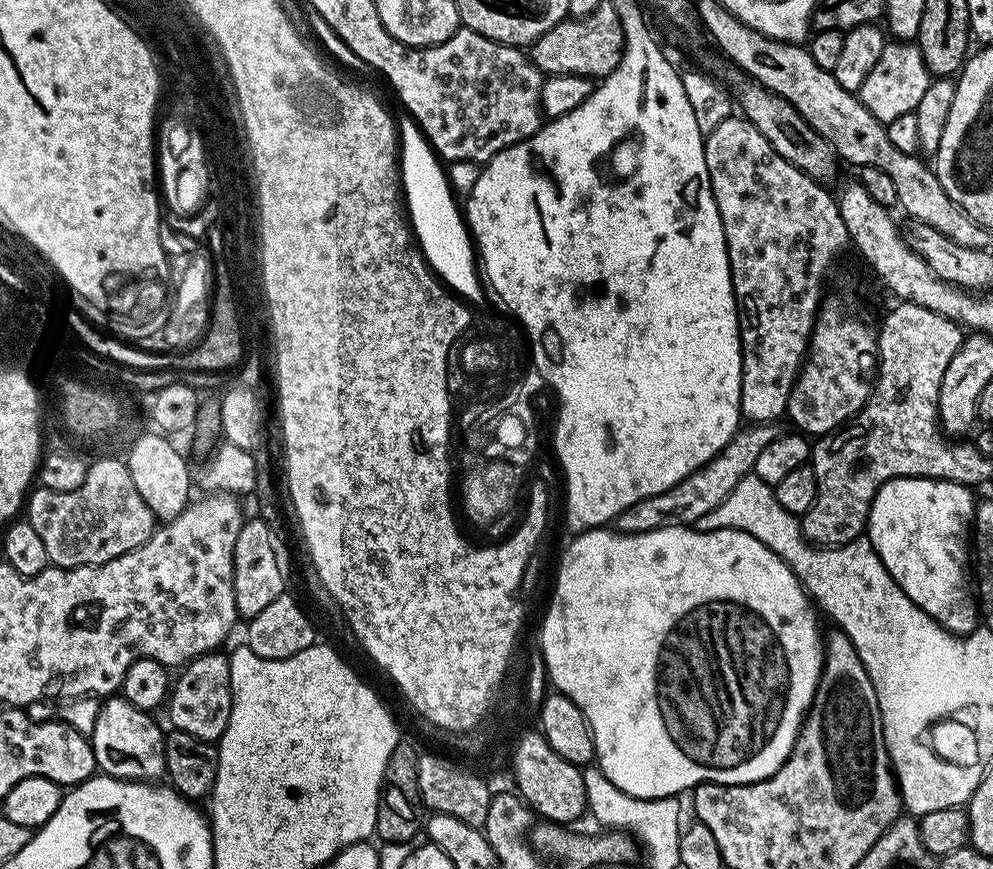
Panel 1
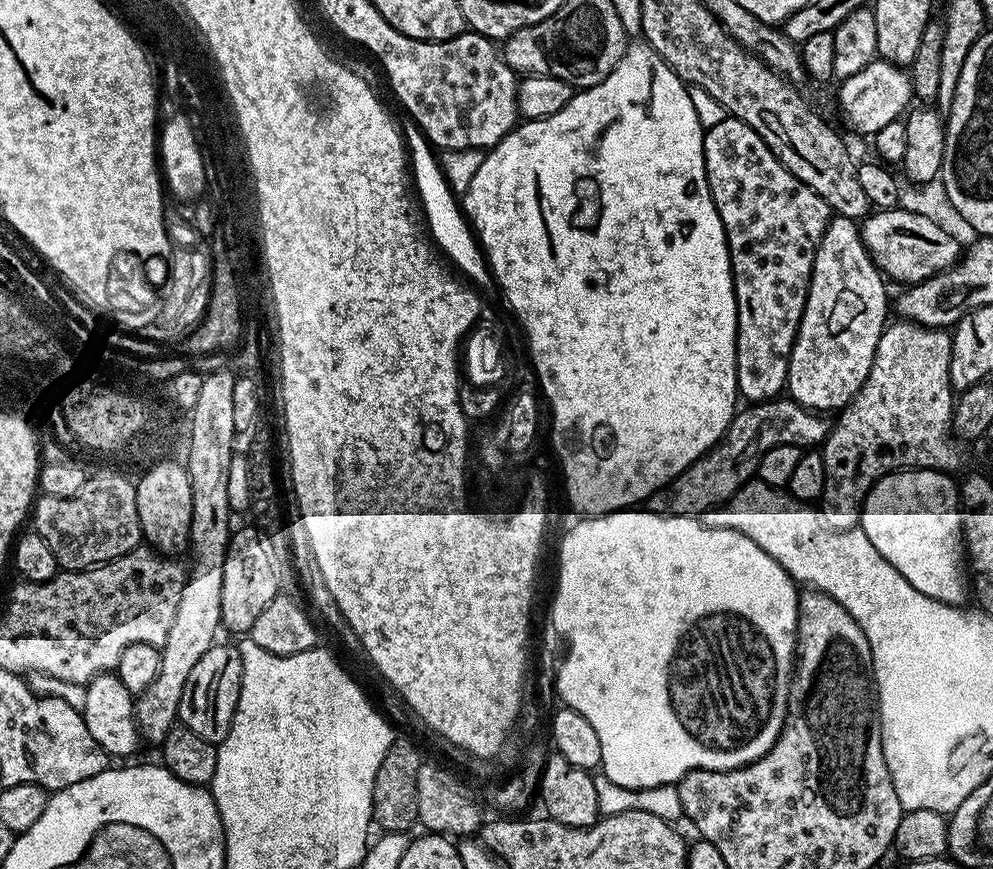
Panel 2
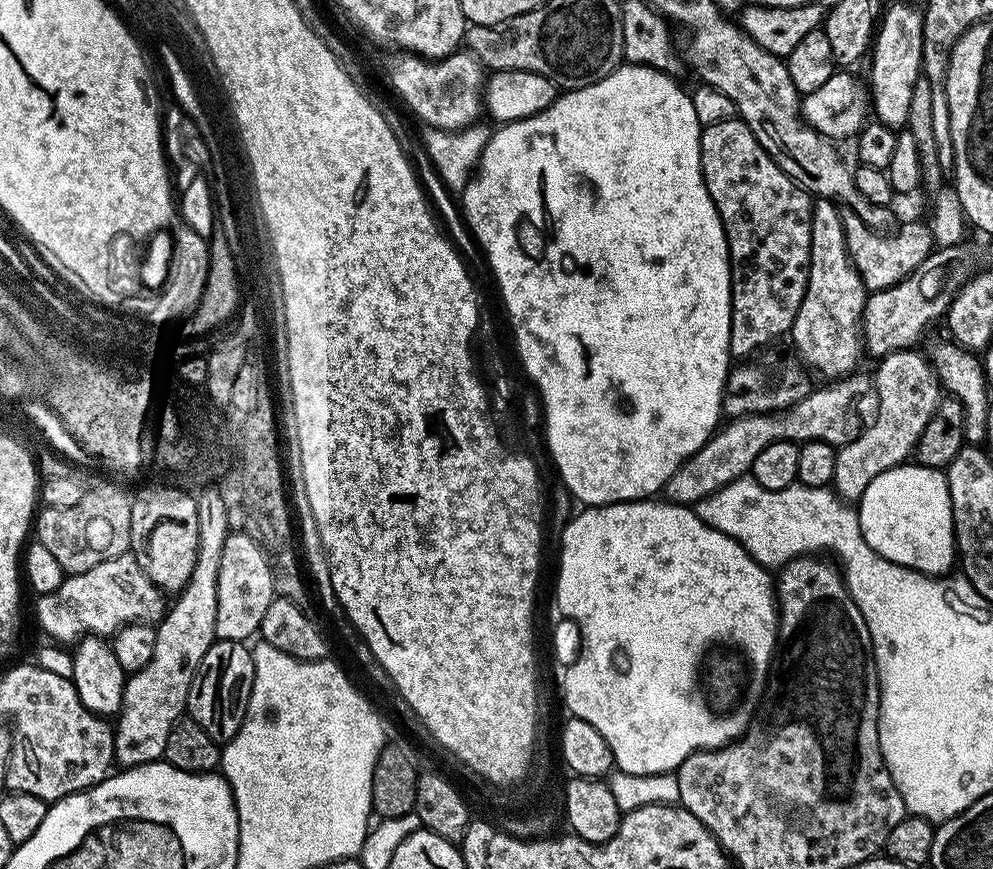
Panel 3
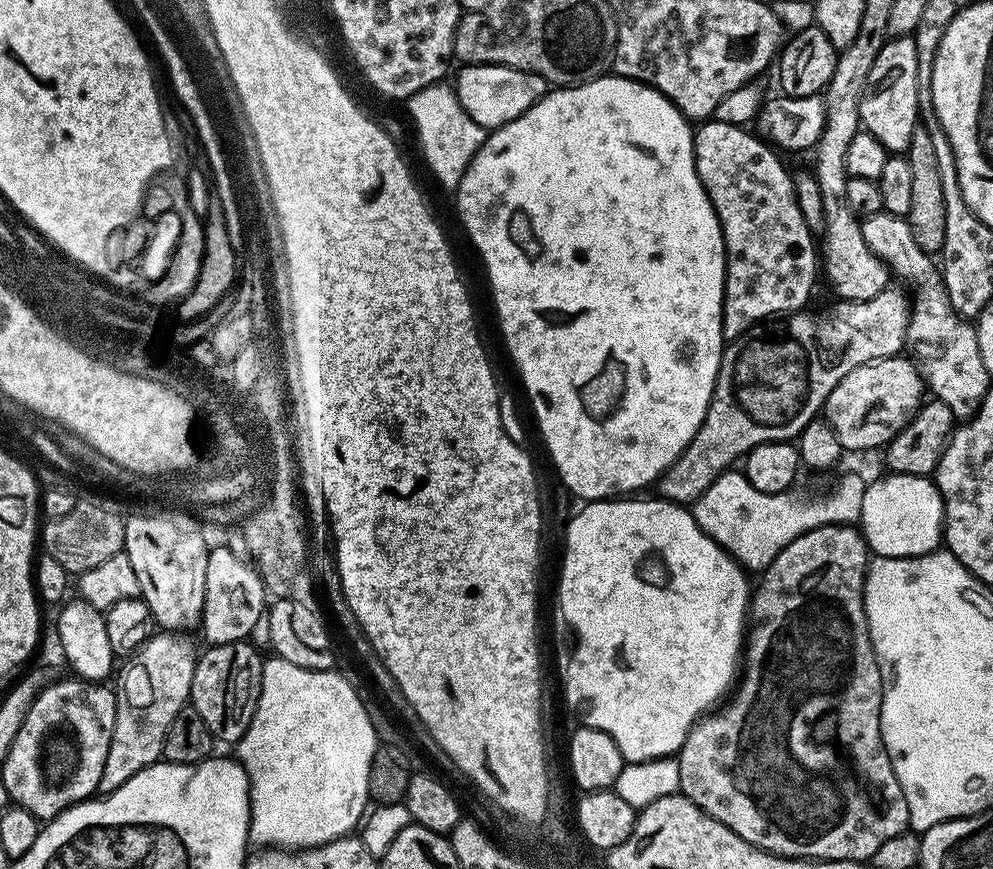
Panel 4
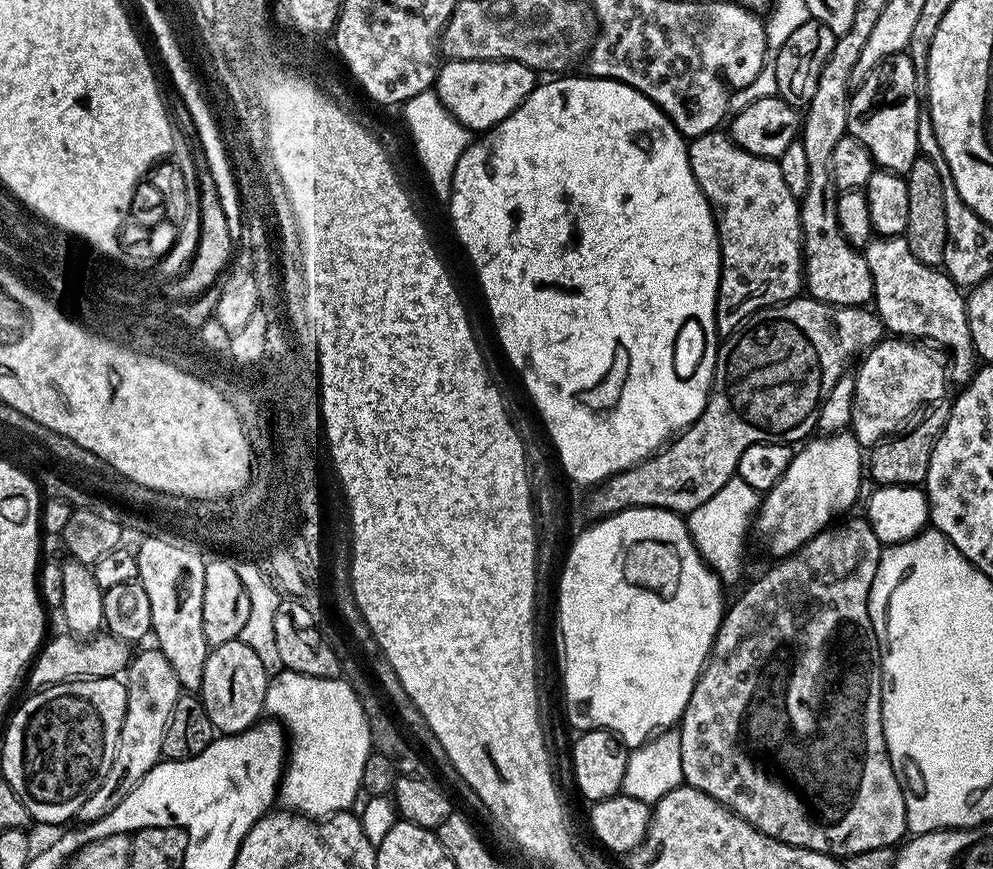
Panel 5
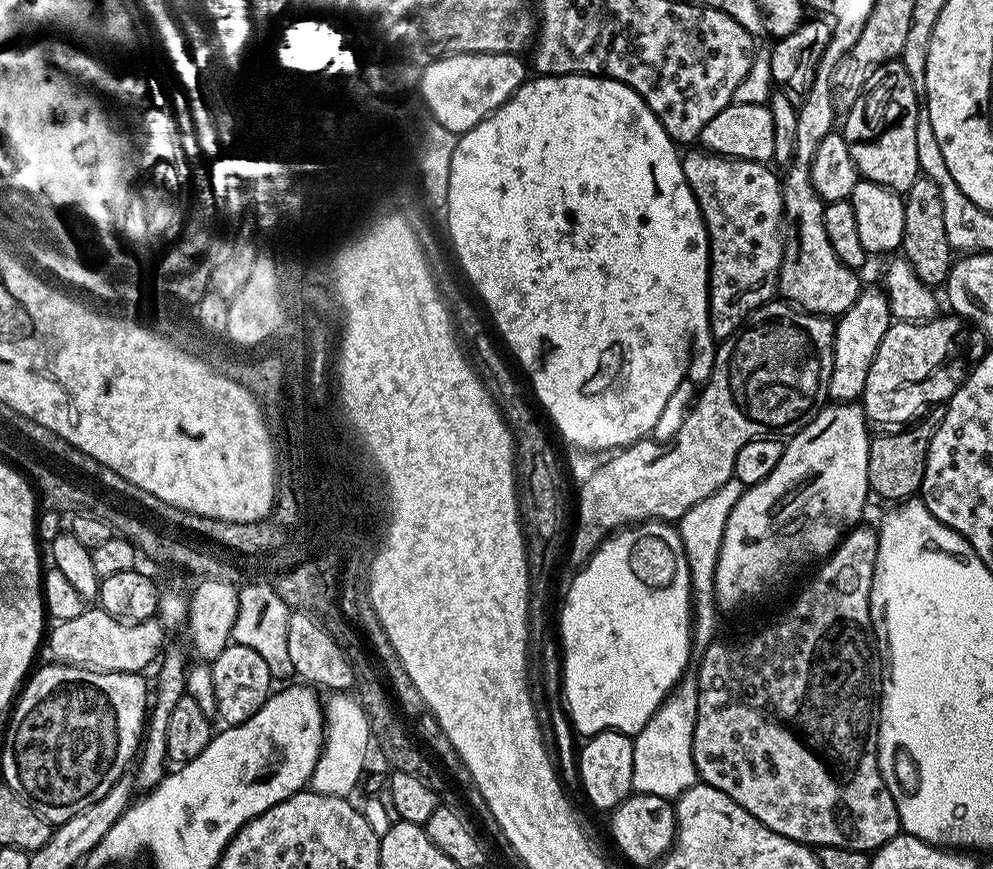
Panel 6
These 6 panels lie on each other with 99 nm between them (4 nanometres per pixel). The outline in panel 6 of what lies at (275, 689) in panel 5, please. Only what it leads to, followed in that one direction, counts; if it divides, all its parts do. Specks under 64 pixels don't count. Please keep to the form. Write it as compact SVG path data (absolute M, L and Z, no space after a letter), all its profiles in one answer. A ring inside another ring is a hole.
M332 694L327 697L324 709L324 746L320 749L310 788L313 792L321 792L327 796L347 797L361 783L364 772L364 755L370 748L367 716L363 706L355 695Z

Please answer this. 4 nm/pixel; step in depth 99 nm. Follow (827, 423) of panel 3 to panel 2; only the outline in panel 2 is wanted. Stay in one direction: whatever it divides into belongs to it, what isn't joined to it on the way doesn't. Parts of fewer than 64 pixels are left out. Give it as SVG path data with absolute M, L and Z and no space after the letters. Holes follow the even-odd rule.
M791 398L764 400L761 404L749 403L744 407L732 417L723 438L714 447L703 452L669 484L648 496L647 511L659 516L703 517L705 512L730 500L739 488L756 476L756 467L766 450L791 444L802 450L812 450L823 445L830 431L829 421L824 421L827 419L821 413L812 412Z

